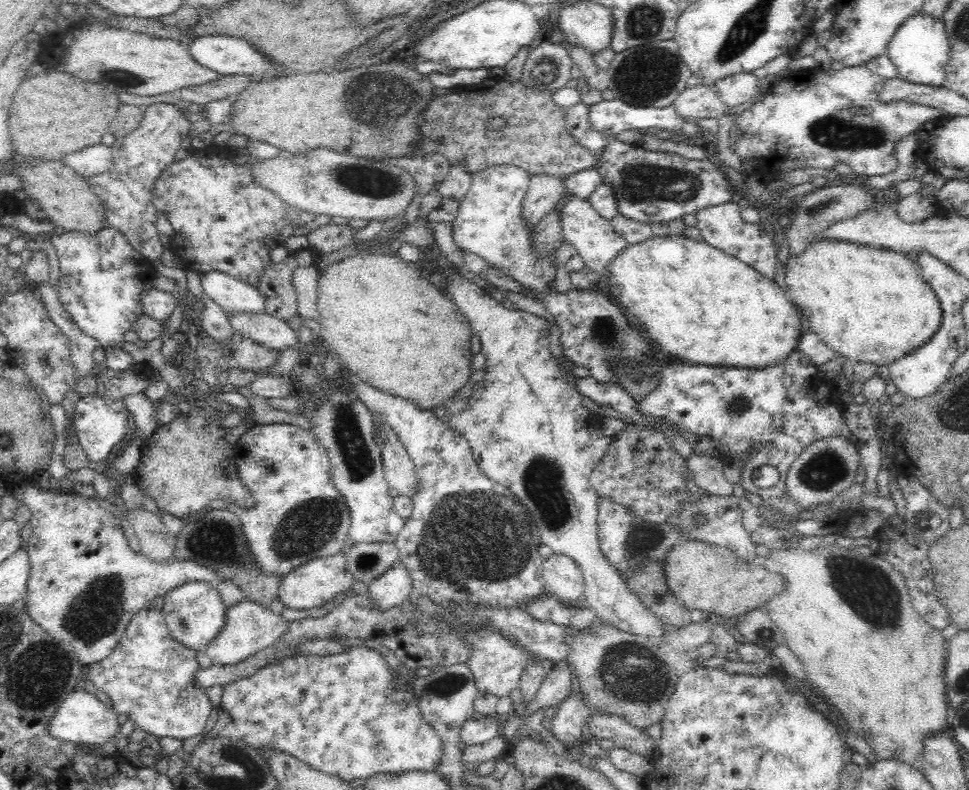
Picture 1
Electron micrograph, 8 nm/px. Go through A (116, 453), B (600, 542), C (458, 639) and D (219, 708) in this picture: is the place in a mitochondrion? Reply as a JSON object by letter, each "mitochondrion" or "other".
{"A":"other","B":"other","C":"other","D":"other"}

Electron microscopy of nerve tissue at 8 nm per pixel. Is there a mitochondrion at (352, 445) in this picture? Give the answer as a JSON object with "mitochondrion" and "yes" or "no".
{"mitochondrion":"yes"}

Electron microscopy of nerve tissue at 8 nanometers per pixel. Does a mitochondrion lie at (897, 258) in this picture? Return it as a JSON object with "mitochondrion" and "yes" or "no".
{"mitochondrion":"no"}

